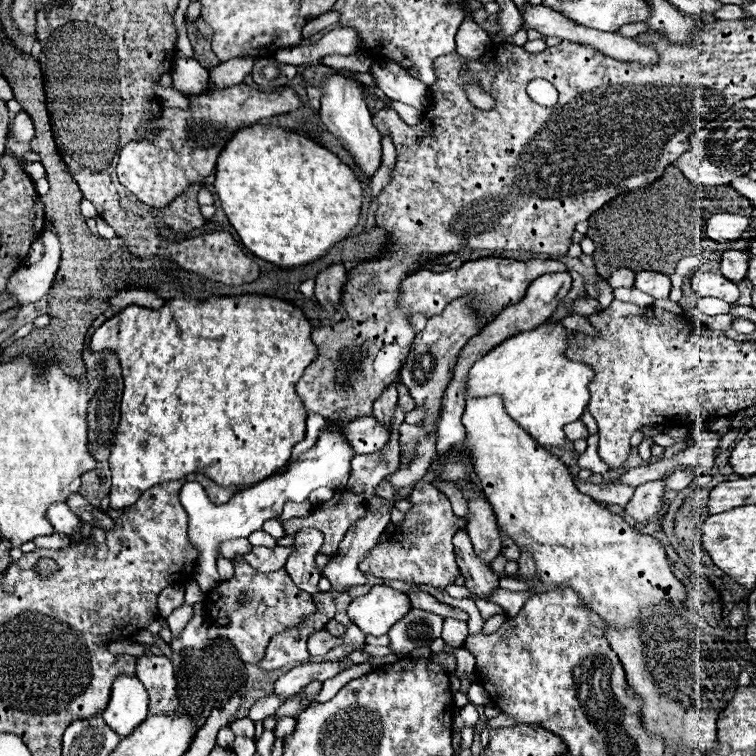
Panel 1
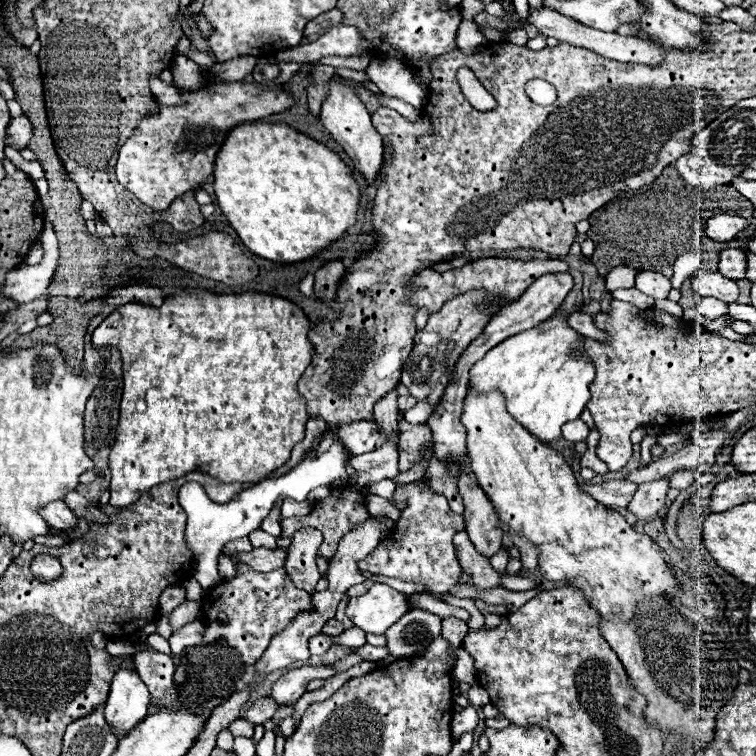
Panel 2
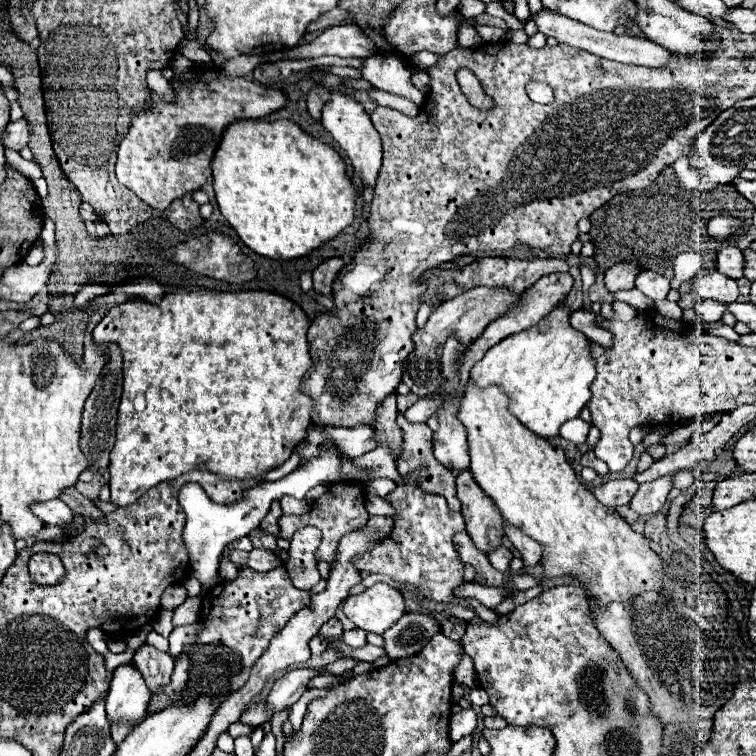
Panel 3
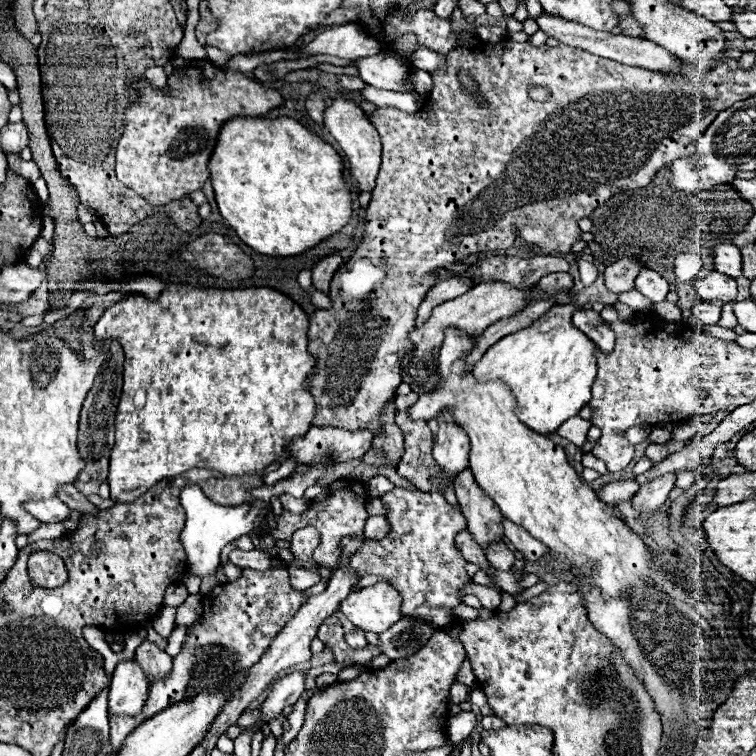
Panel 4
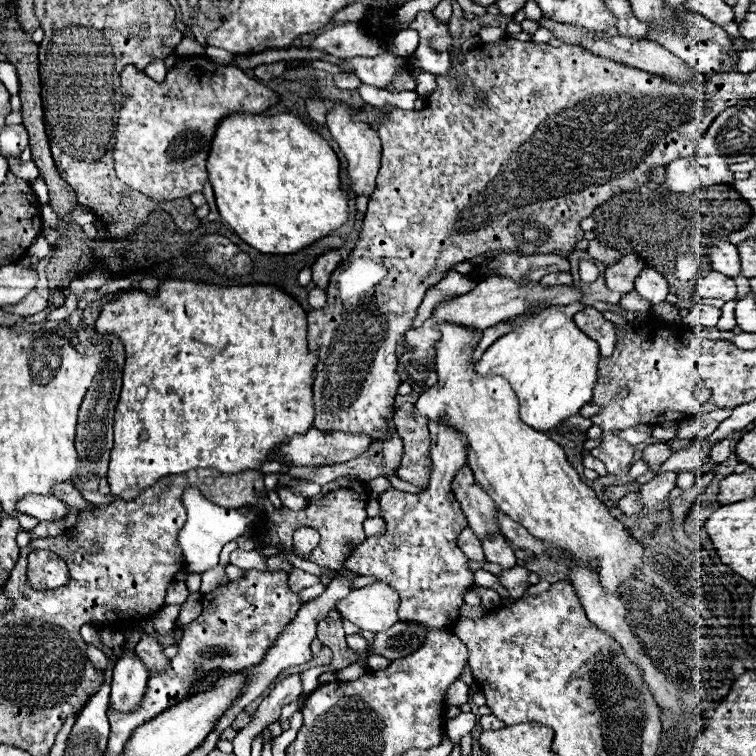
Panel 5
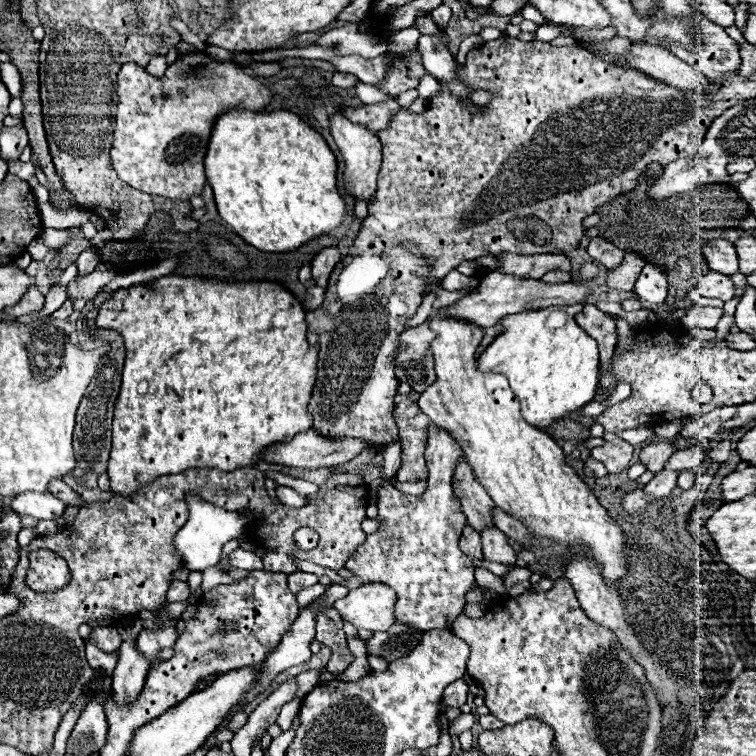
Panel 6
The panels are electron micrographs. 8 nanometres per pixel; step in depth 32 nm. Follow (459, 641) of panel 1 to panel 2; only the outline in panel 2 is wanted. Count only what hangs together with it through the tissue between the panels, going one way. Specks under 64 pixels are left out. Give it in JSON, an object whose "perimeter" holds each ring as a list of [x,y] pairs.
{"perimeter":[[[449,617],[442,620],[441,635],[452,645],[460,647],[462,640],[467,633],[468,626],[466,622],[454,617]]]}

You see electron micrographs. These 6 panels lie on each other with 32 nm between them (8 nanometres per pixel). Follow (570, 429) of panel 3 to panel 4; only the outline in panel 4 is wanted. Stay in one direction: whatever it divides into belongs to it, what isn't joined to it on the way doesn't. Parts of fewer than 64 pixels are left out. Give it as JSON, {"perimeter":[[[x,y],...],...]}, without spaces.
{"perimeter":[[[579,415],[564,422],[558,429],[558,434],[571,441],[577,447],[581,447],[587,440],[587,432],[592,423],[584,420]]]}

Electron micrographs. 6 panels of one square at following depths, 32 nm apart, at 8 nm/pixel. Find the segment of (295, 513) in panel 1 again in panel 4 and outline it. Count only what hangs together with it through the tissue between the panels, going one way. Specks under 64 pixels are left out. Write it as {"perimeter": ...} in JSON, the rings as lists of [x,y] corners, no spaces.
{"perimeter":[[[280,494],[280,500],[282,500],[284,510],[288,510],[288,512],[304,512],[304,510],[308,510],[308,500],[304,500],[304,498],[294,498],[290,494]]]}

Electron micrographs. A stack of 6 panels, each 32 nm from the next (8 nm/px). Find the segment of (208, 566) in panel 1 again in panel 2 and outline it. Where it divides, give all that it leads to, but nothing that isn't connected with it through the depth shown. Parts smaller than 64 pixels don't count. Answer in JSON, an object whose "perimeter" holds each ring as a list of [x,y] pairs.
{"perimeter":[[[326,434],[322,438],[320,446],[316,448],[316,456],[314,454],[304,456],[302,462],[296,464],[288,474],[284,474],[284,476],[280,476],[276,480],[268,480],[266,478],[266,480],[258,482],[256,486],[252,486],[252,488],[244,490],[242,494],[238,494],[228,504],[212,502],[198,482],[186,482],[180,488],[180,496],[178,498],[180,498],[180,506],[188,514],[184,538],[186,538],[188,548],[194,554],[194,558],[192,558],[192,566],[194,566],[192,576],[202,584],[204,590],[216,586],[222,580],[218,576],[218,556],[222,554],[222,548],[224,548],[226,542],[236,540],[236,538],[244,538],[250,532],[258,530],[262,520],[270,514],[270,510],[274,506],[278,506],[278,508],[282,506],[284,498],[294,498],[294,500],[302,502],[302,500],[306,500],[308,492],[318,488],[318,486],[332,488],[332,486],[346,484],[348,482],[348,474],[346,474],[344,466],[346,466],[348,460],[350,460],[350,456],[340,446],[340,442],[336,442],[336,438],[332,438],[332,434]]]}

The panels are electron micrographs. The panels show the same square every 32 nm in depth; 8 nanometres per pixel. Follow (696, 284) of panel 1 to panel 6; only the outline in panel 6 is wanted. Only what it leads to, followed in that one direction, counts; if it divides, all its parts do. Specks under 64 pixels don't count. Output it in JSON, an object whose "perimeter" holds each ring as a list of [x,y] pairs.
{"perimeter":[[[708,272],[704,274],[696,285],[702,296],[706,298],[720,298],[720,300],[732,300],[734,298],[734,284],[726,274],[720,272]]]}

